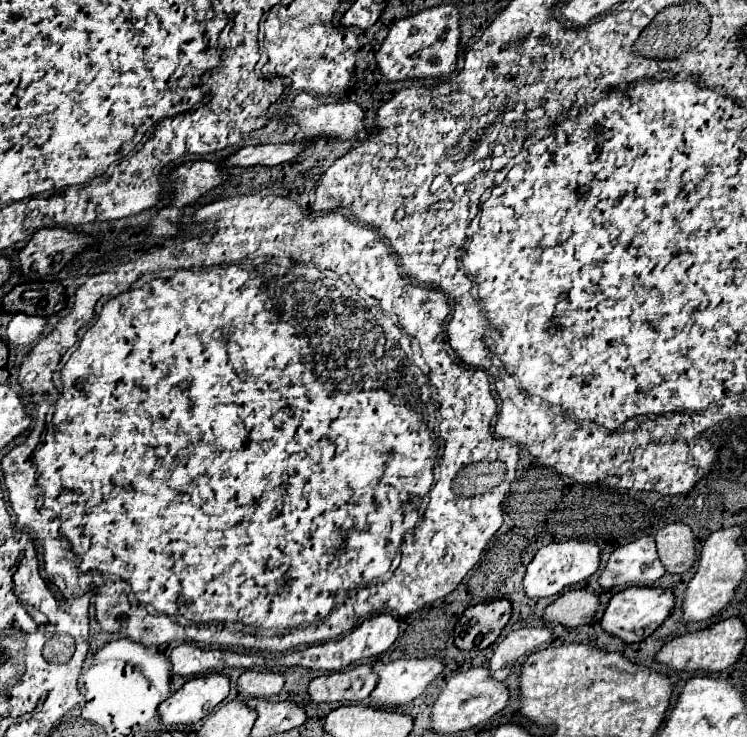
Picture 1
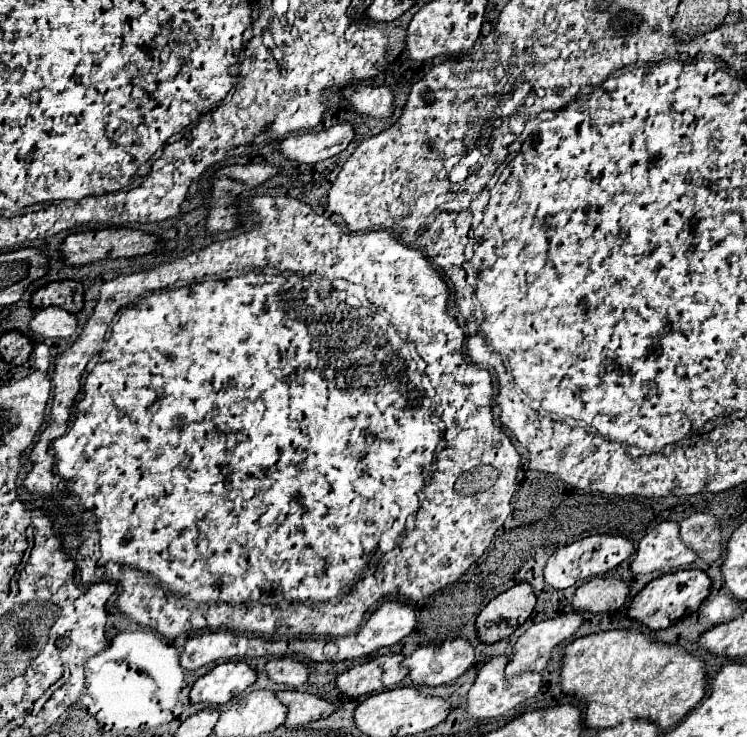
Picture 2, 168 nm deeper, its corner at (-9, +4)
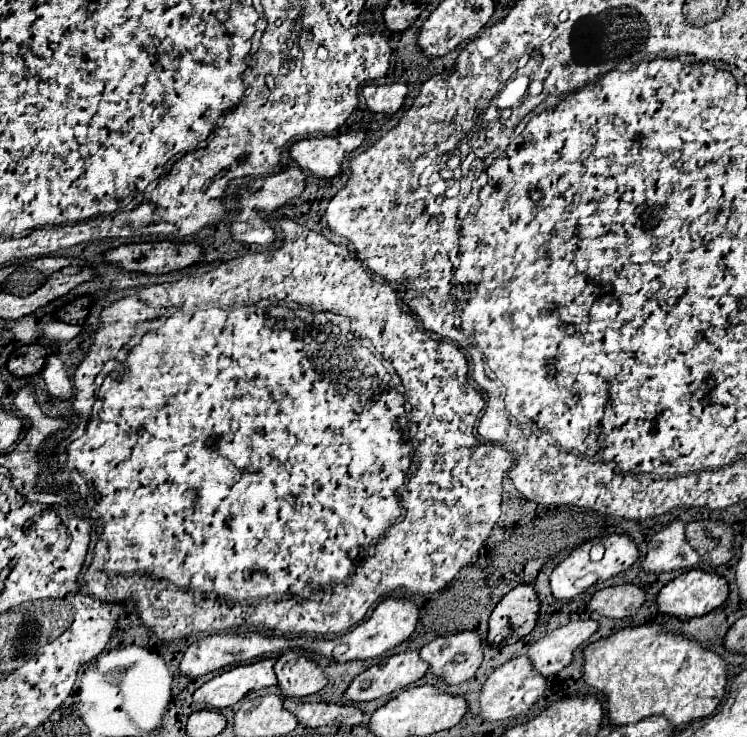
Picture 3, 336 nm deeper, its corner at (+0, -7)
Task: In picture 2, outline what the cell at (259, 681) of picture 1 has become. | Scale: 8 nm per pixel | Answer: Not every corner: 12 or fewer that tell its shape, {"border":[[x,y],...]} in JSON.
{"border":[[291,657],[271,659],[265,673],[271,681],[297,689],[309,669]]}

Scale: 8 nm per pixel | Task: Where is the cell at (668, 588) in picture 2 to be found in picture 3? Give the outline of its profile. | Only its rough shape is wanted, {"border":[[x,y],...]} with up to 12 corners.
{"border":[[690,570],[656,604],[686,622],[720,608],[724,576]]}

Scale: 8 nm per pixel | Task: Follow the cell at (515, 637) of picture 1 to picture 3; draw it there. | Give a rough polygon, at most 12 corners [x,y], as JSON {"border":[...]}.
{"border":[[592,618],[570,622],[532,644],[540,674],[554,676],[596,630]]}

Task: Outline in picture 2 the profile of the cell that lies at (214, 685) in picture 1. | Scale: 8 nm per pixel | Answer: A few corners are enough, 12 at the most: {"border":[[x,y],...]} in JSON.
{"border":[[245,661],[199,677],[191,703],[225,705],[255,683]]}

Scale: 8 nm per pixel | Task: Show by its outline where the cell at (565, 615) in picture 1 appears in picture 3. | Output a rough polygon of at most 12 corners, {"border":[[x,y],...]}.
{"border":[[636,584],[596,592],[588,612],[626,618],[646,602]]}

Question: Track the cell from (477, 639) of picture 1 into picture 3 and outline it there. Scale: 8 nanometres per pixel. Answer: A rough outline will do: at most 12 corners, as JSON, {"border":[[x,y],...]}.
{"border":[[516,586],[490,616],[488,642],[516,644],[534,630],[540,600]]}

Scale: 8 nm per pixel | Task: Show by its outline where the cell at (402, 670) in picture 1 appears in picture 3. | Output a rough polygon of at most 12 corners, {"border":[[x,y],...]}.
{"border":[[482,636],[436,638],[420,656],[446,684],[470,680],[482,664]]}

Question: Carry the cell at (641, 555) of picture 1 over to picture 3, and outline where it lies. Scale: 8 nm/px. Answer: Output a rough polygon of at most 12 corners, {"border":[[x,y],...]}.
{"border":[[686,524],[654,534],[642,560],[646,572],[696,568],[698,552]]}

